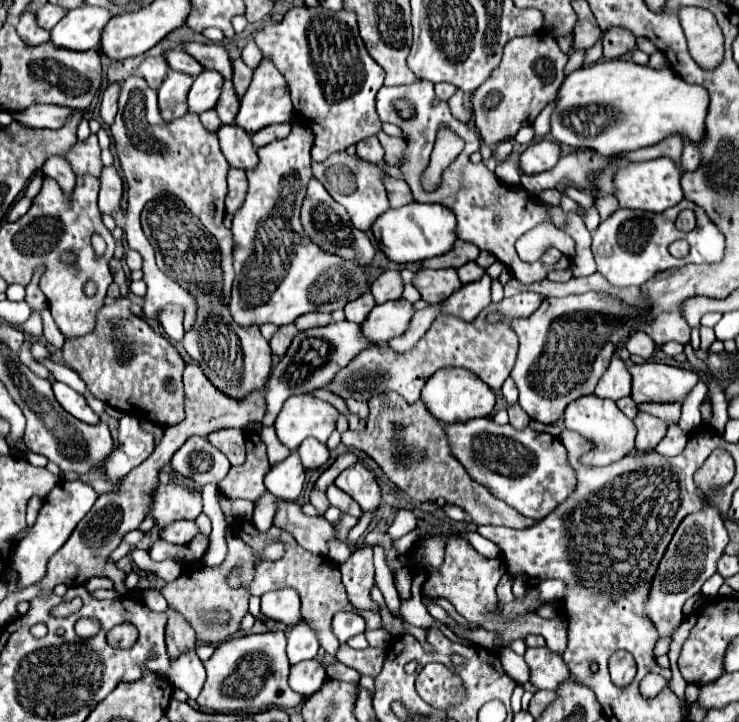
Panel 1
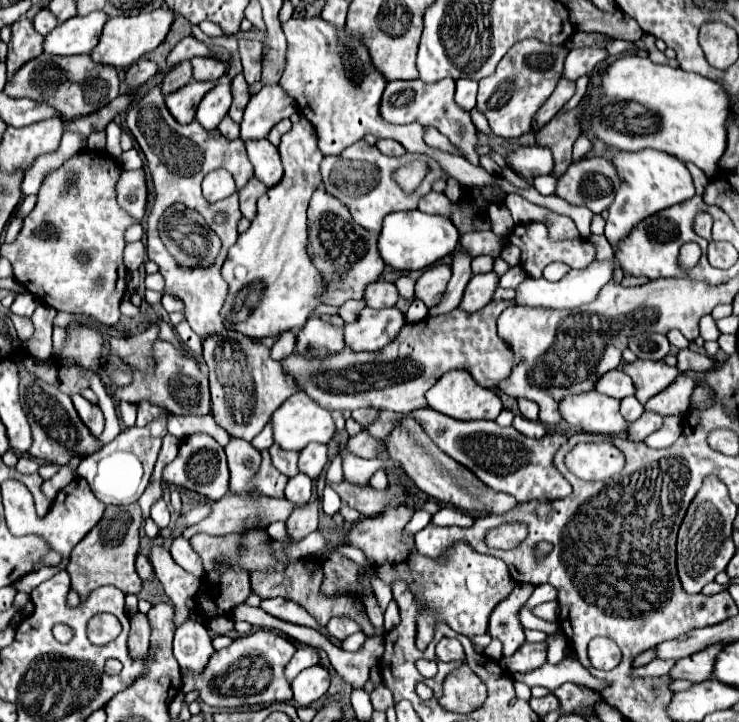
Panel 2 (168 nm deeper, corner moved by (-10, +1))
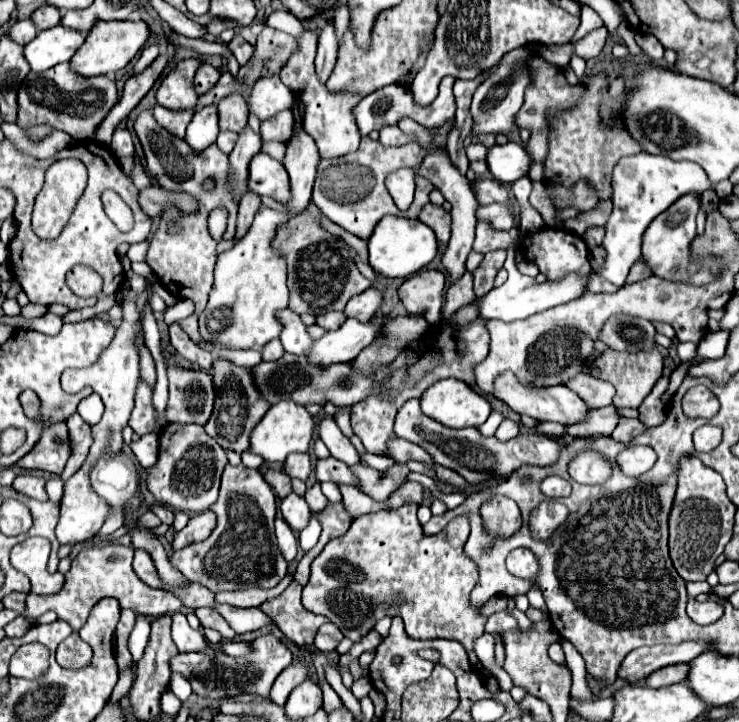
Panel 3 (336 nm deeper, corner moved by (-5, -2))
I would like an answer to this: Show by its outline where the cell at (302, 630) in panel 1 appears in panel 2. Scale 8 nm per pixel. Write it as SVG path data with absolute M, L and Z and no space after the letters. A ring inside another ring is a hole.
M298 647L298 651L290 659L290 663L286 665L284 675L288 681L292 681L300 671L304 671L312 665L318 665L318 661L320 661L320 657L318 657L318 651L314 647Z

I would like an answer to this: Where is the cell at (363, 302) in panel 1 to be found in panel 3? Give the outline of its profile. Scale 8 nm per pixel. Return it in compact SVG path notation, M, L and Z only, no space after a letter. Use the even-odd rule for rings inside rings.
M335 310L317 316L317 324L319 324L319 326L325 326L327 330L337 330L345 320L347 320L345 314L343 314L343 312L335 312Z

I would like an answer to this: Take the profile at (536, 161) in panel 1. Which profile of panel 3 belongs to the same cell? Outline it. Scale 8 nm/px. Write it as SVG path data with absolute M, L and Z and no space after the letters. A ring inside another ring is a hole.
M507 142L503 146L495 144L493 148L489 148L487 164L489 164L489 170L495 176L495 180L509 184L509 182L515 182L515 180L527 176L529 168L533 164L533 158L521 144Z

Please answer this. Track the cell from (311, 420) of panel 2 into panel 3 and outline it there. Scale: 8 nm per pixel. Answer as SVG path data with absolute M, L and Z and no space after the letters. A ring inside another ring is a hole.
M281 400L281 402L273 404L267 410L263 420L251 432L251 450L255 454L263 456L263 460L267 464L285 462L287 454L291 454L291 452L307 452L309 450L311 440L313 440L313 430L315 430L315 420L307 412L305 406L295 404L293 400Z

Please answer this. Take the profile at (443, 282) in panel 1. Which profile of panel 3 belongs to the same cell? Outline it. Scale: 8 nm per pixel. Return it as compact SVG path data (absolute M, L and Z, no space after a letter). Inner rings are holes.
M421 270L409 276L401 288L399 298L409 314L423 316L429 324L441 322L445 276L439 270Z

